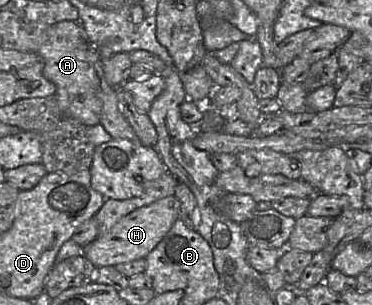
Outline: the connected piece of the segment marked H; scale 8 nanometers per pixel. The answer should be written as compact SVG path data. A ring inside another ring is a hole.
M168 196L134 210L121 218L108 233L83 247L82 256L96 268L145 259L180 218L180 206L175 196Z

